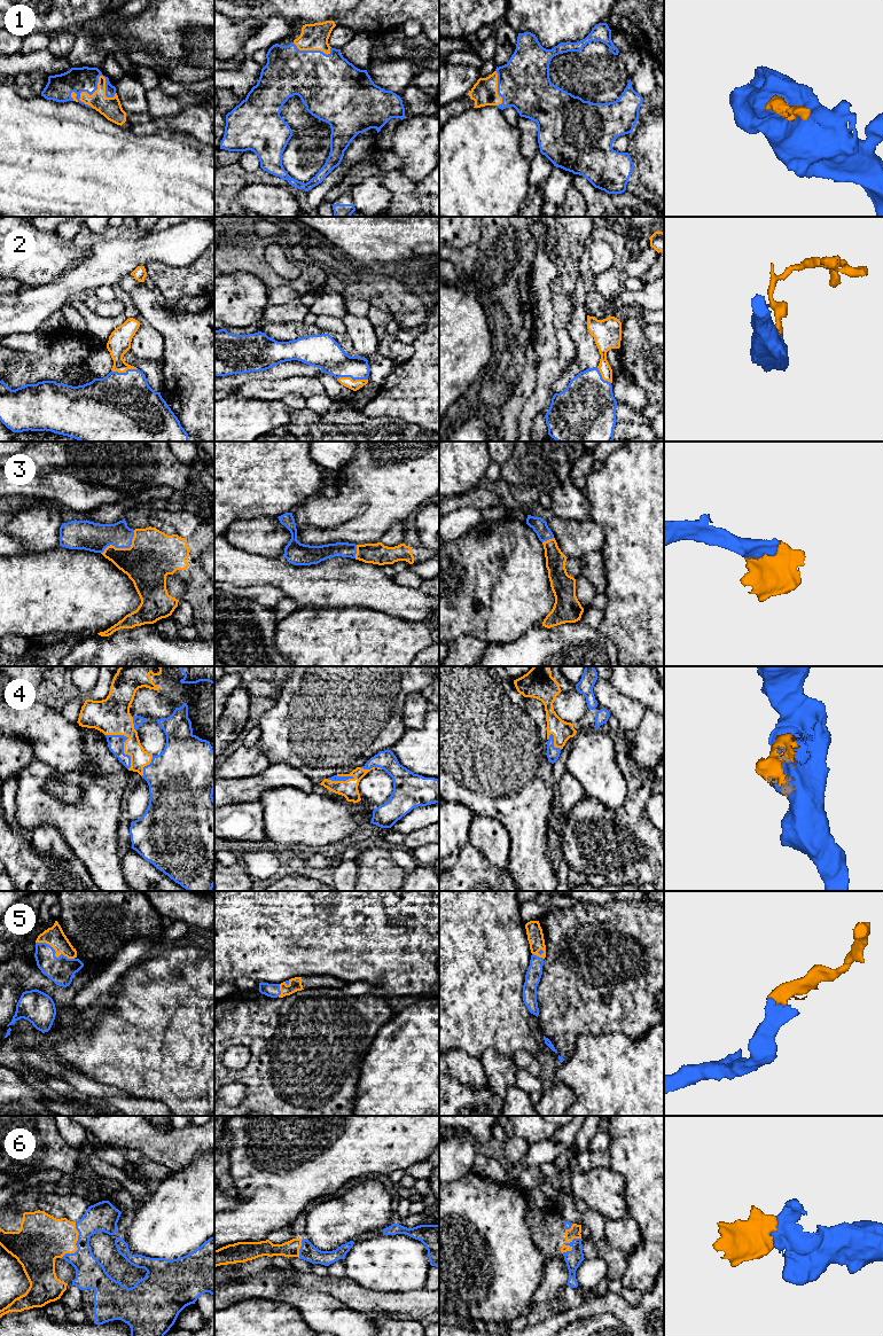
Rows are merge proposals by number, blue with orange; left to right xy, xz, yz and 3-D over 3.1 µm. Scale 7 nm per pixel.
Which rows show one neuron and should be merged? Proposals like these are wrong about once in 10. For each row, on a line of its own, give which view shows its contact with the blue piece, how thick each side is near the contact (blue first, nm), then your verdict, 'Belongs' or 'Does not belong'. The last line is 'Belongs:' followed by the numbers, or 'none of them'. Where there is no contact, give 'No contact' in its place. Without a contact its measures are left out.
1: Touches blue in xy. Thickness 180 nm (blue) against 150 nm. Belongs
2: Touches blue in xz. Thickness 220 nm (blue) against 70 nm. Belongs
3: Touches blue in xy. Thickness 200 nm (blue) against 340 nm. Belongs
4: Touches blue in xy. Thickness 110 nm (blue) against 260 nm. Belongs
5: Touches blue in xy. Thickness 190 nm (blue) against 140 nm. Belongs
6: Touches blue in xy. Thickness 200 nm (blue) against 340 nm. Belongs
Belongs: 1, 2, 3, 4, 5, 6

